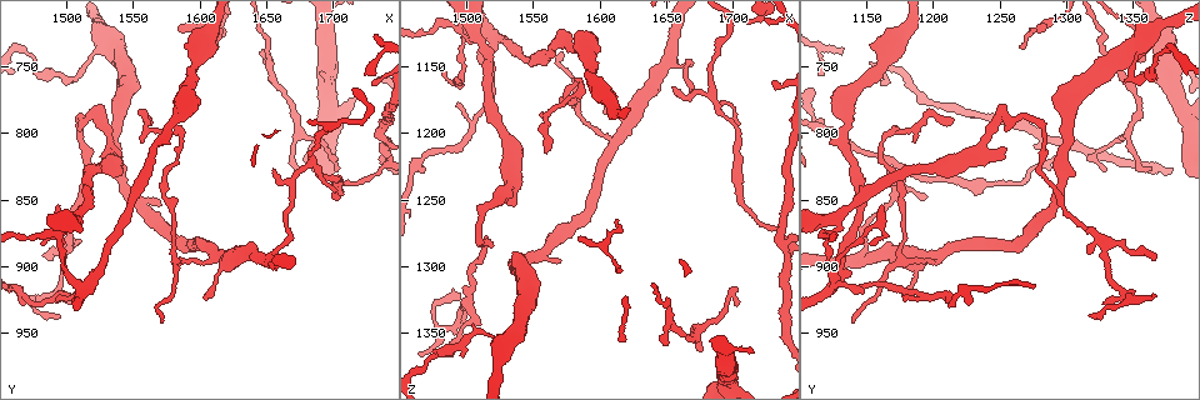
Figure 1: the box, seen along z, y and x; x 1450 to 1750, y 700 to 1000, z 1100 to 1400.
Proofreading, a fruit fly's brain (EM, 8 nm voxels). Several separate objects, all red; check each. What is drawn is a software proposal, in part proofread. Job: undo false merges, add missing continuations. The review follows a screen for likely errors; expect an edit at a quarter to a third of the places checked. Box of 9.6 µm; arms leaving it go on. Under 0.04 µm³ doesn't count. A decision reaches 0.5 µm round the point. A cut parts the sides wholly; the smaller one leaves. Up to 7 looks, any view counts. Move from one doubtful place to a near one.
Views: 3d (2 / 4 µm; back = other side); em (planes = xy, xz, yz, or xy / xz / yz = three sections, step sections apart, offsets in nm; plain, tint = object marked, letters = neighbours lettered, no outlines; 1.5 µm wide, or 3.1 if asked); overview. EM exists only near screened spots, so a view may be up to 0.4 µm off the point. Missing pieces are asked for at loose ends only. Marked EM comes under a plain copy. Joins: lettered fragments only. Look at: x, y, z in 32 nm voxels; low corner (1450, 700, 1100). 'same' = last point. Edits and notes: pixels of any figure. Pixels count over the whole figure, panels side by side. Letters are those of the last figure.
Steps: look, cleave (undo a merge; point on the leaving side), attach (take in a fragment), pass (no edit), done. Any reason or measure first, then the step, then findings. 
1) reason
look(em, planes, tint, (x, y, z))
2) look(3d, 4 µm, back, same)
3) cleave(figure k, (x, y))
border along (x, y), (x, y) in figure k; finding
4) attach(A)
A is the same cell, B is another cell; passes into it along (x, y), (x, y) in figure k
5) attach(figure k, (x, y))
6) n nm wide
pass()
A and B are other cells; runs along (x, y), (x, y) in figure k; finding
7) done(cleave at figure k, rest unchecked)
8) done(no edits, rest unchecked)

tapers out
look(em, xz, step 8, tint, (1648, 740, 1360))

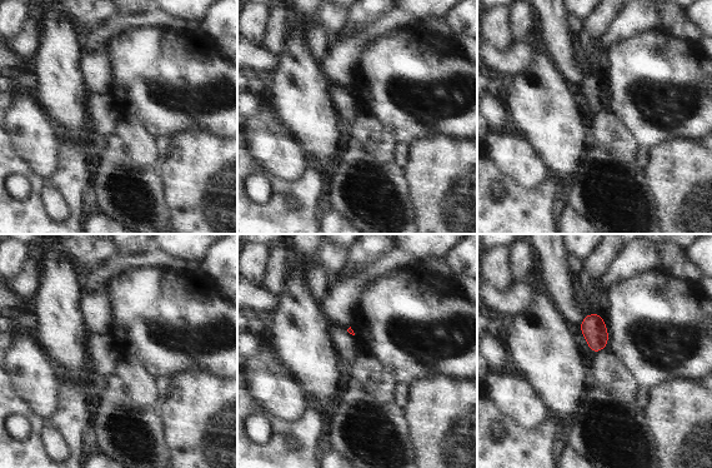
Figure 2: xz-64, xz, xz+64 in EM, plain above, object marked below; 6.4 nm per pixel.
look(em, planes, letters, same)

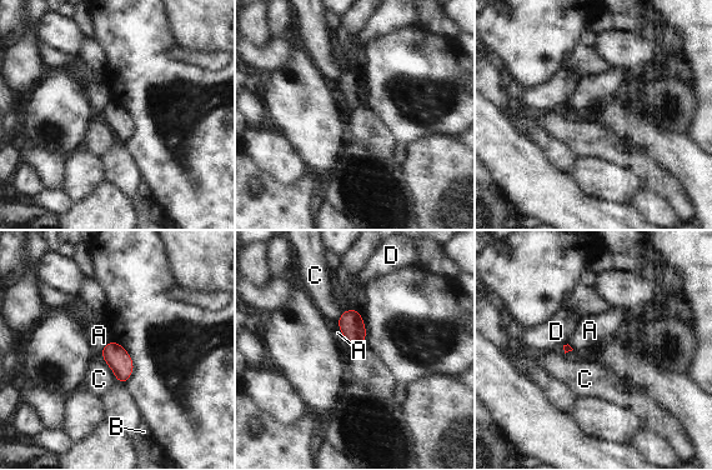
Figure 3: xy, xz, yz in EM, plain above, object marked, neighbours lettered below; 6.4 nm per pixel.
pass()
A, B, C and D are other cells; no lettered fragment goes on from it

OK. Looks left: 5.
tapers out
look(em, planes, tint, (1704, 830, 1328))

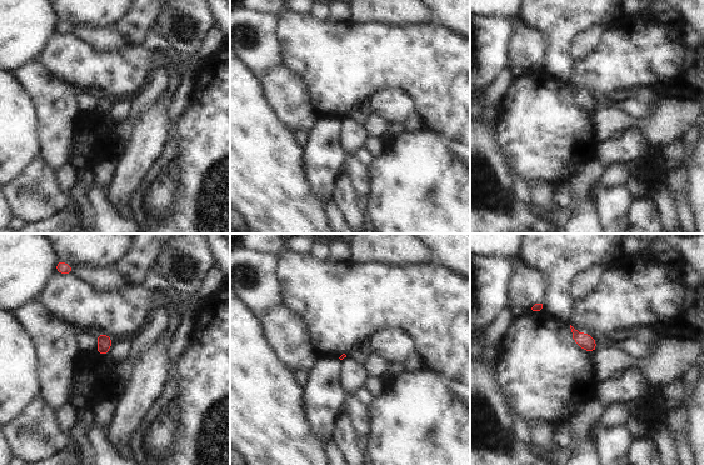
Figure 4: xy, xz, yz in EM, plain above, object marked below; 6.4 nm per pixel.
see the neighbours
look(em, planes, letters, same)

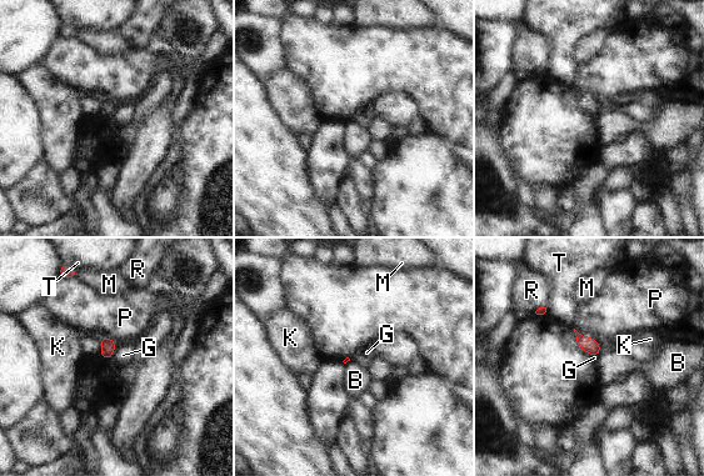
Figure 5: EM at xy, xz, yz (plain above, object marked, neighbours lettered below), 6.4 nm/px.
pass()
B, G, K, M, P, R and T are other cells; none of them fits

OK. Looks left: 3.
thin end
look(3d, 4 µm, (1732, 764, 1162))

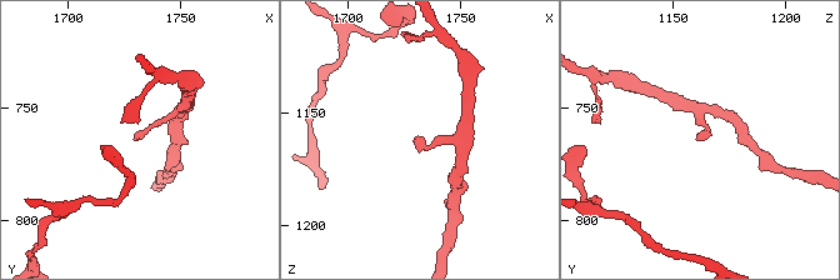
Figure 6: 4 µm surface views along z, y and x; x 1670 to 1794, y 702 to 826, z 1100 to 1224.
now the EM
look(em, xy, step 8, tint, (1731, 764, 1161))

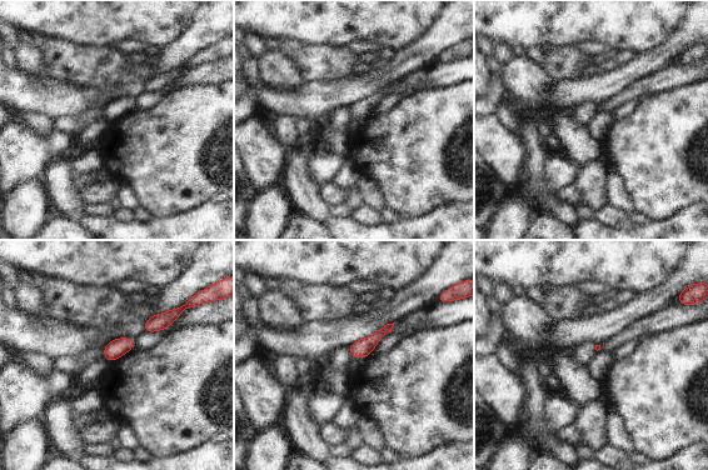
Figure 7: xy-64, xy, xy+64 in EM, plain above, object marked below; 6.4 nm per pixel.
look(em, planes, letters, same)

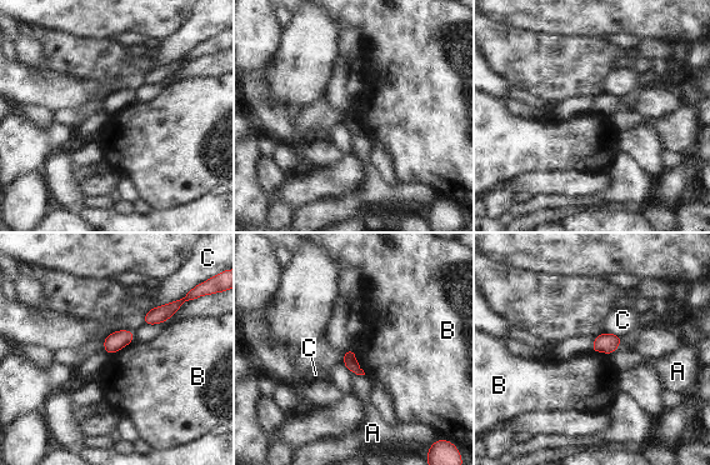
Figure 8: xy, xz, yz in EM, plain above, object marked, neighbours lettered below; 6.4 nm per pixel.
C touches over 200 nm
pass()
A, B and C are other cells; border along (354, 349), (355, 360), (365, 374) in figure 8; no lettered fragment goes on from it

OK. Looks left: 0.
done(no edits, rest unchecked)

